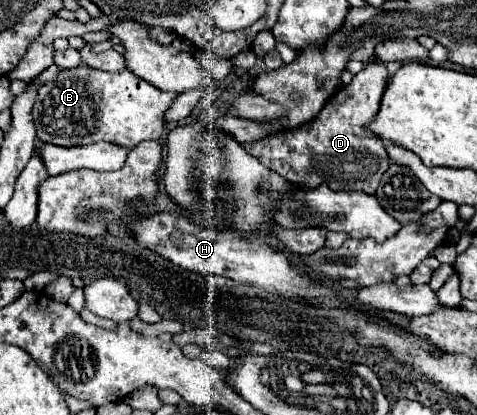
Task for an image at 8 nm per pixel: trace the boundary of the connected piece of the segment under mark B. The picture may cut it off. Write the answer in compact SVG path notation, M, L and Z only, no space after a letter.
M86 65L64 69L38 91L38 101L34 103L38 139L60 147L82 147L96 141L136 147L140 141L160 139L164 131L162 117L176 95L178 93L156 89L130 71L104 73Z

